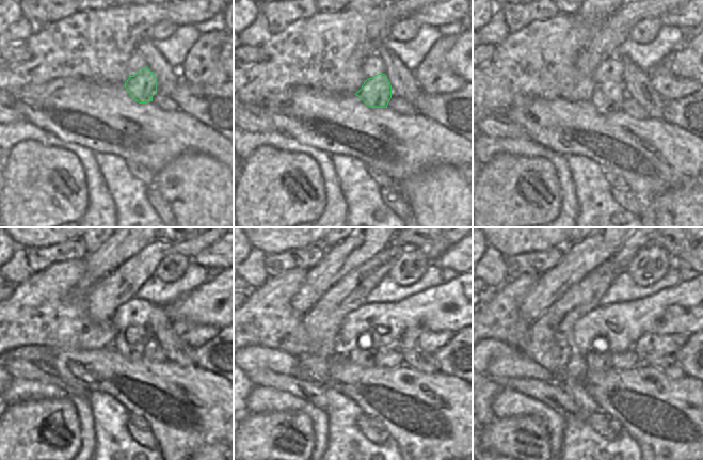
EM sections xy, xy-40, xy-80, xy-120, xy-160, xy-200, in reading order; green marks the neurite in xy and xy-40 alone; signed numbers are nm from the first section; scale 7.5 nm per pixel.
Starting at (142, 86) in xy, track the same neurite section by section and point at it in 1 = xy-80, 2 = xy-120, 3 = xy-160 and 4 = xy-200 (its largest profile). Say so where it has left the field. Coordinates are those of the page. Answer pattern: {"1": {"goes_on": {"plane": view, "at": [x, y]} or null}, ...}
{"1": {"goes_on": {"plane": "xy-80", "at": [608, 98]}}, "2": {"goes_on": {"plane": "xy-120", "at": [130, 344]}}, "3": {"goes_on": {"plane": "xy-160", "at": [364, 357]}}, "4": {"goes_on": {"plane": "xy-200", "at": [595, 361]}}}

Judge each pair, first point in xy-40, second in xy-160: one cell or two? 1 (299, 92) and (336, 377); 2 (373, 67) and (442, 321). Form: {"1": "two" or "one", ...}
{"1": "one", "2": "one"}

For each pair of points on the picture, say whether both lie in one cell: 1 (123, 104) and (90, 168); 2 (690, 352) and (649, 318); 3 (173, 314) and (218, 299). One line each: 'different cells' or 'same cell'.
1: different cells
2: different cells
3: same cell

